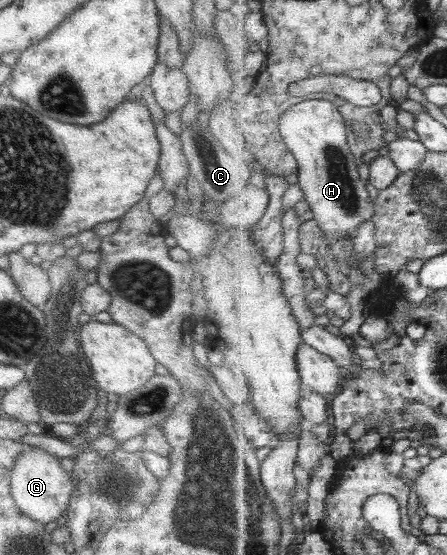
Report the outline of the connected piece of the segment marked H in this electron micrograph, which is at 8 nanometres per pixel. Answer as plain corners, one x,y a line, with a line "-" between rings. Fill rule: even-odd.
308,97
293,104
280,117
280,135
299,163
299,186
305,201
309,202
328,236
353,239
363,222
376,214
376,203
371,199
365,185
369,183
359,177
355,156
348,143
348,123
334,102

